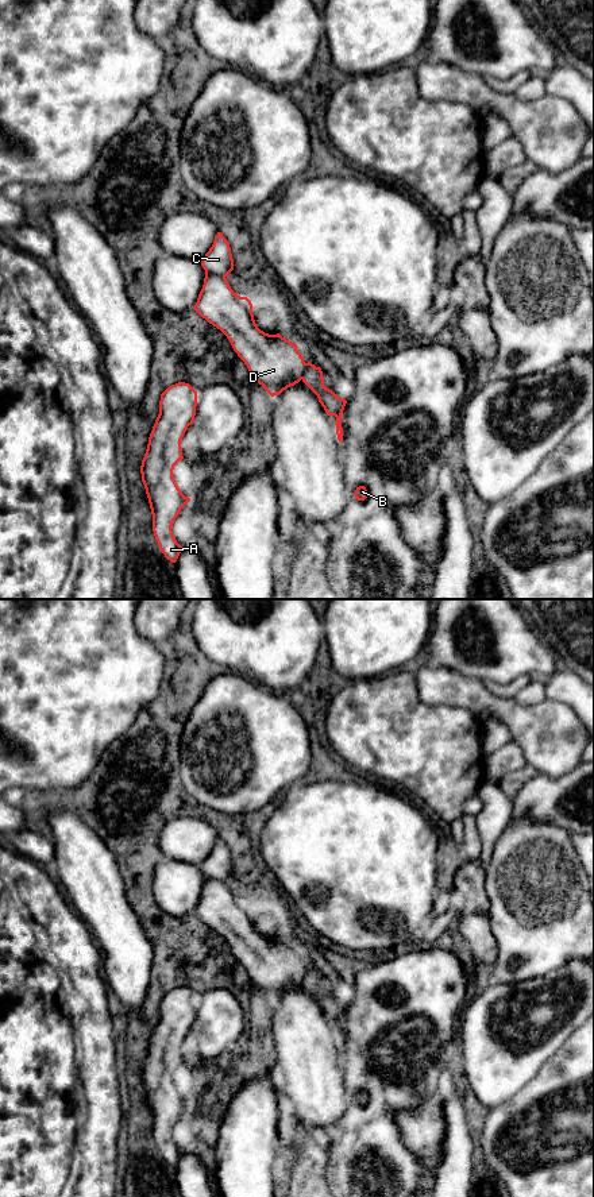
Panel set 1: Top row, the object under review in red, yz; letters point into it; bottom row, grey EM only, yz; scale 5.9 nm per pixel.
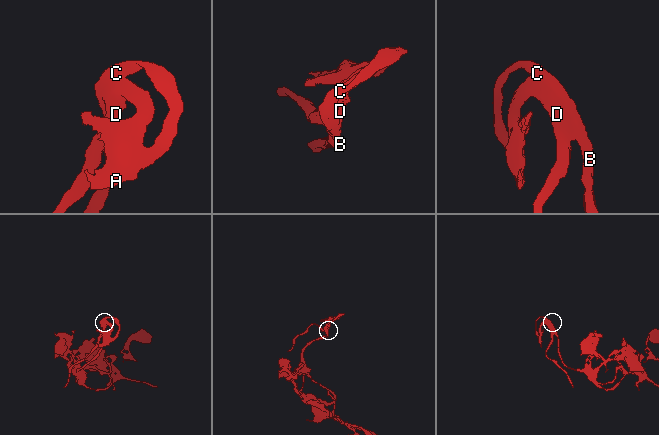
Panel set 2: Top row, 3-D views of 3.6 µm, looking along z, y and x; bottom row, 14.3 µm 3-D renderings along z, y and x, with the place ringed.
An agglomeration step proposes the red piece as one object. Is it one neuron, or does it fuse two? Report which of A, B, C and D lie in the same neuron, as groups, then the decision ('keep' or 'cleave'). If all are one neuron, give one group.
A B C D; keep

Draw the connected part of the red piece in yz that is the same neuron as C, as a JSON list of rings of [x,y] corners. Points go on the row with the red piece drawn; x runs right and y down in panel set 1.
[[[221,232],[200,263],[205,278],[193,309],[227,336],[251,378],[271,397],[302,381],[317,395],[325,413],[336,417],[336,435],[342,441],[342,414],[347,401],[324,386],[321,368],[305,363],[297,344],[258,328],[251,301],[238,296],[225,278],[234,270],[234,259]]]

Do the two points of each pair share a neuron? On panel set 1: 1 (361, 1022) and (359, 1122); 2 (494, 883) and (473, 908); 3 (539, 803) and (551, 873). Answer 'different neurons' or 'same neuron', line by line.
1: same neuron
2: different neurons
3: different neurons

